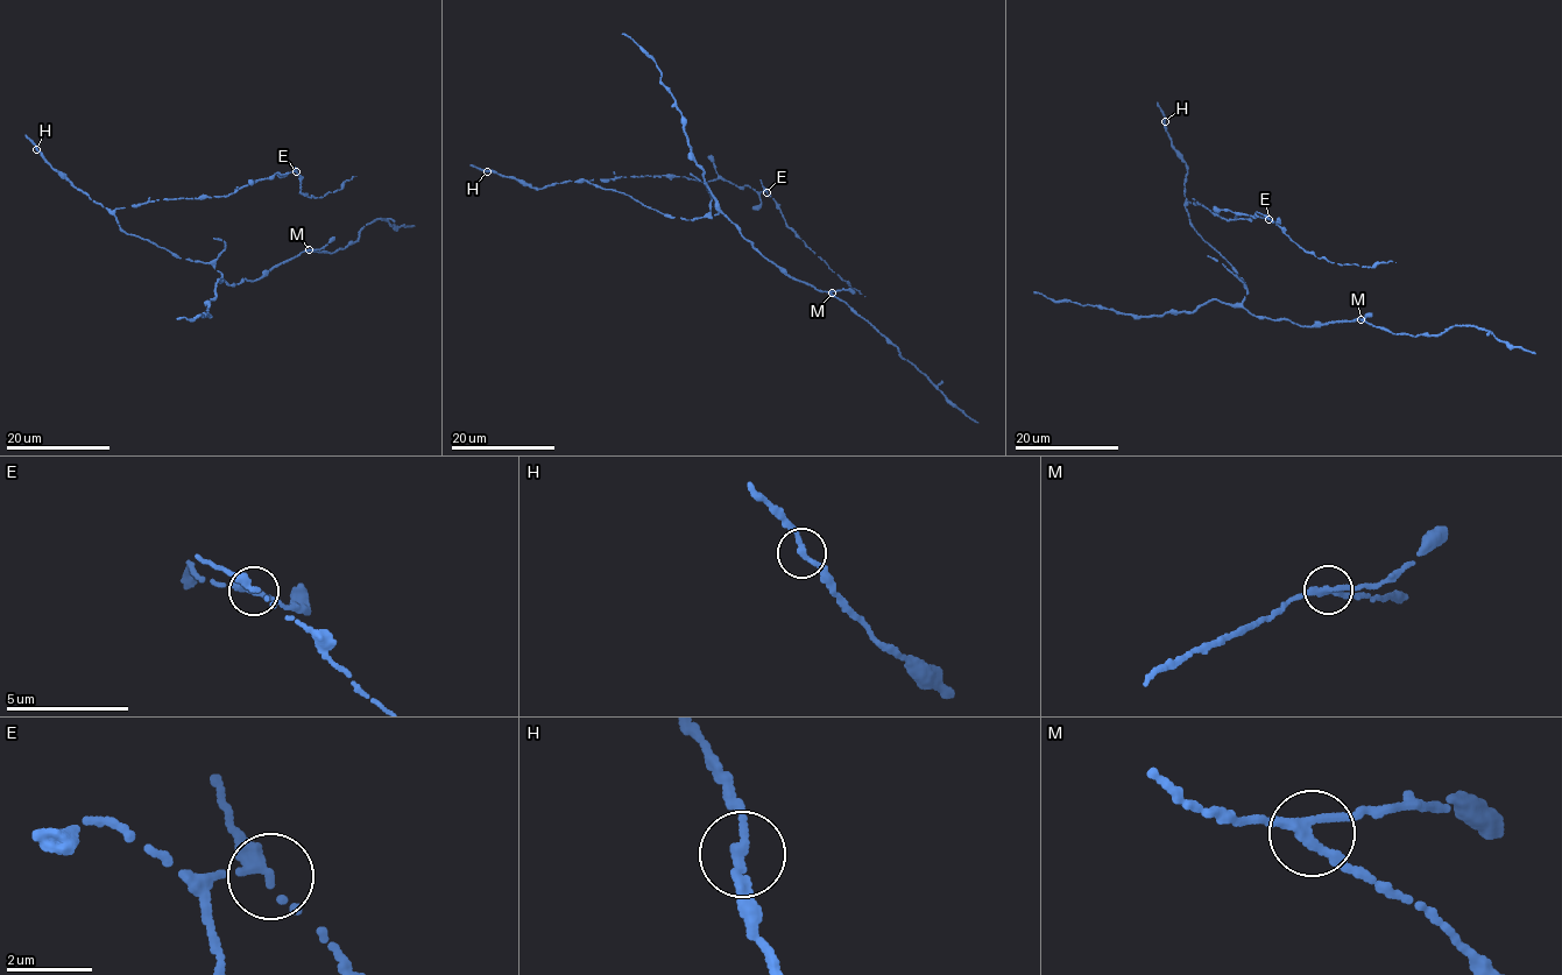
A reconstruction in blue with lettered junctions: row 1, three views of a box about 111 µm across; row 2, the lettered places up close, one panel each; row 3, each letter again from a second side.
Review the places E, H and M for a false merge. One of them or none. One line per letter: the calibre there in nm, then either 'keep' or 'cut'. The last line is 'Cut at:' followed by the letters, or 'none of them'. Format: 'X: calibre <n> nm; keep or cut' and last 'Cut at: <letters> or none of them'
E: calibre 220 nm; cut
H: calibre 220 nm; keep
M: calibre 240 nm; keep
Cut at: E

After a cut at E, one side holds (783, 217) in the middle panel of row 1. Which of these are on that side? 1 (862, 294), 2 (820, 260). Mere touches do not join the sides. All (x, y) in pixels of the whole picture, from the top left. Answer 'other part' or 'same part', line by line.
1: same part
2: same part

